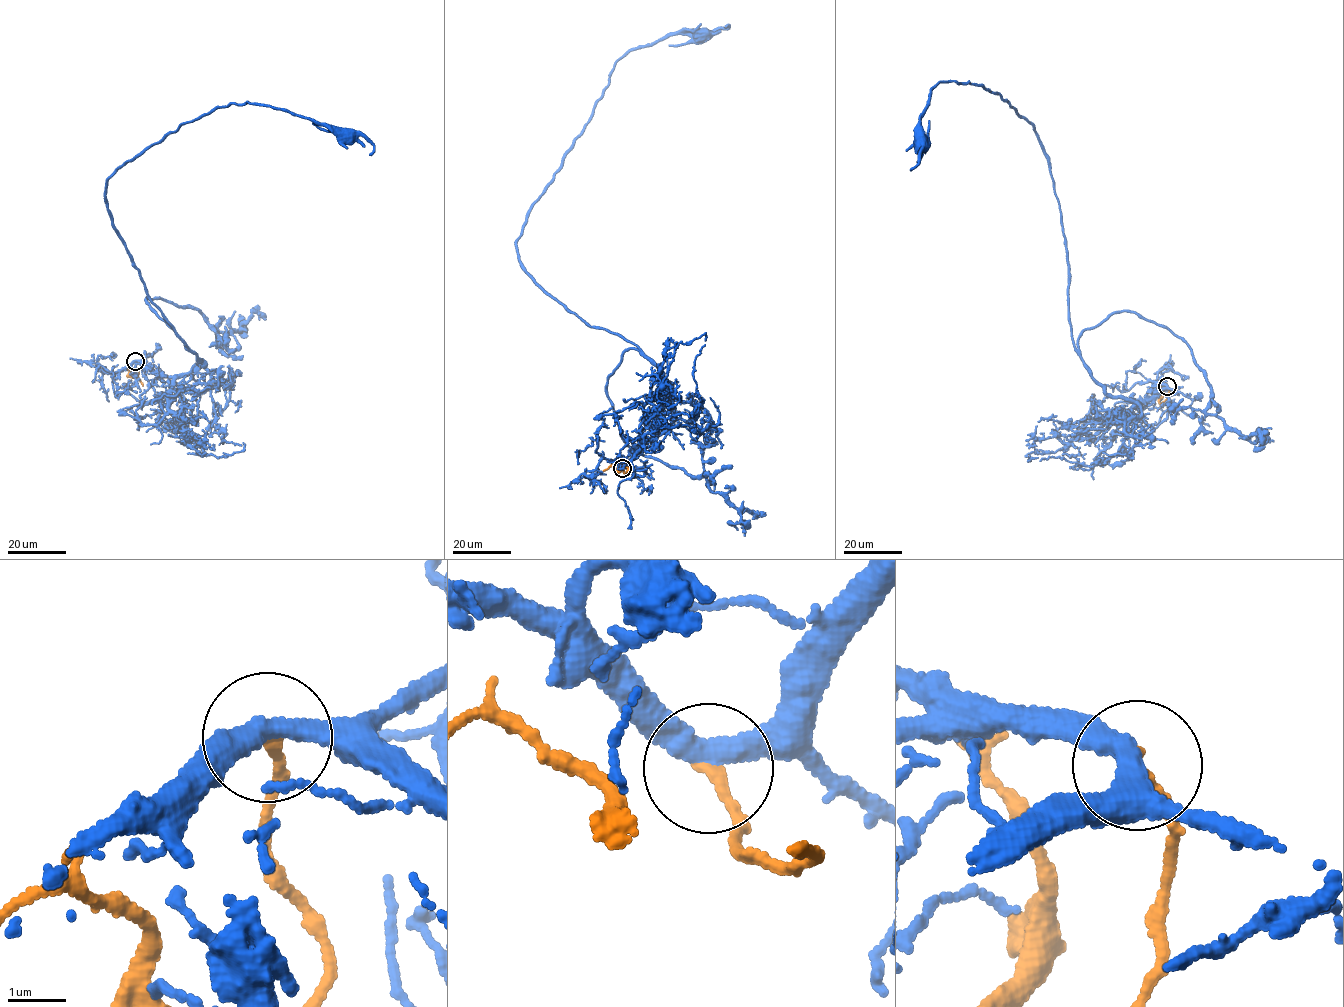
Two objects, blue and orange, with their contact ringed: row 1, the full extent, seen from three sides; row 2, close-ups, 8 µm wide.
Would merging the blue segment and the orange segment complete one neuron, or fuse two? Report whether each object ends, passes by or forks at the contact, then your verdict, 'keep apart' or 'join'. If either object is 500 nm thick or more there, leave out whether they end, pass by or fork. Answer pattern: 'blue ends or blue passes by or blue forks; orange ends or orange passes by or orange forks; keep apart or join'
blue passes by; orange ends; keep apart

